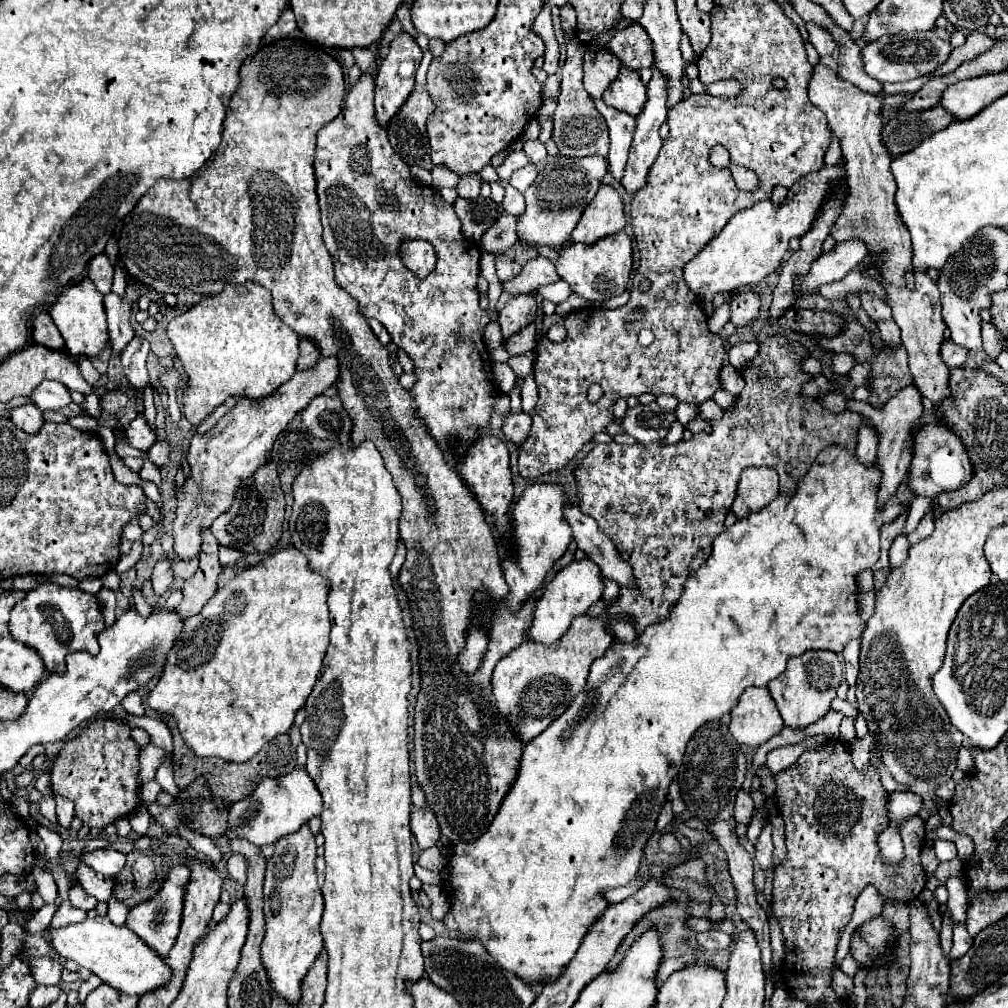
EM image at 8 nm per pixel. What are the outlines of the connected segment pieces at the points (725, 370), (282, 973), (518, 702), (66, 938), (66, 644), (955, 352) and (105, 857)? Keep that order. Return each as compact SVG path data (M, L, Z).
M730 363L724 365L720 371L720 387L730 391L732 395L738 395L738 391L742 391L742 387L744 387L742 375Z
M308 825L276 841L276 851L268 859L264 881L264 915L266 937L262 941L262 963L274 993L288 1005L296 1005L302 997L302 981L308 969L322 953L322 935L318 931L324 901L316 883L316 843Z
M588 615L576 617L566 635L552 645L538 645L524 641L520 647L502 657L492 673L492 693L500 719L512 729L514 737L528 743L540 735L566 707L574 695L586 685L586 677L594 659L602 657L612 643L612 633L606 631L604 619L590 619Z
M96 917L94 921L92 919L86 919L82 923L74 923L74 925L66 925L58 931L54 931L52 935L52 945L54 949L58 951L60 957L64 959L74 959L78 961L80 967L86 967L88 971L92 971L94 975L98 975L106 985L114 987L116 991L120 993L126 993L126 995L144 995L144 993L150 993L158 987L164 987L170 983L172 979L172 971L170 967L166 965L164 957L156 953L156 949L152 949L150 945L146 945L134 931L130 931L126 925L124 927L116 927L108 917Z
M42 583L16 603L10 611L10 633L14 639L34 647L48 671L64 671L64 657L74 651L98 653L96 633L104 629L98 595L56 583Z
M944 341L942 343L942 349L940 349L940 357L942 361L946 363L948 369L954 369L954 367L960 367L964 361L966 361L966 355L968 351L952 341Z
M96 849L92 853L86 853L84 855L84 863L94 867L94 871L102 873L102 875L108 875L108 877L114 877L118 875L124 865L126 865L126 853L122 851L114 851L114 849Z

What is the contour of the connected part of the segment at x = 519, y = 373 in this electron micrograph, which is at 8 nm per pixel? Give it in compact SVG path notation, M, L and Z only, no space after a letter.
M528 351L524 355L516 355L508 359L508 365L512 367L512 371L516 373L516 377L522 381L526 375L532 373L532 365L534 365L534 353Z

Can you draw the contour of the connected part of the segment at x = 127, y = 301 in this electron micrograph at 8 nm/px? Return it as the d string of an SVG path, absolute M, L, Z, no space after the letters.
M130 283L126 287L126 295L118 297L116 293L108 293L104 297L104 307L106 307L106 315L108 315L108 331L110 331L110 349L120 353L122 347L126 347L126 341L130 341L134 337L134 329L130 325L130 317L132 317L132 307L134 303L144 295L146 291L136 285Z

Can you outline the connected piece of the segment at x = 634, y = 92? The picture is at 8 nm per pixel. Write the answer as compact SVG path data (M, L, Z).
M620 67L620 73L604 91L602 99L618 111L638 115L638 111L642 111L642 103L646 103L646 85L642 83L638 71Z

